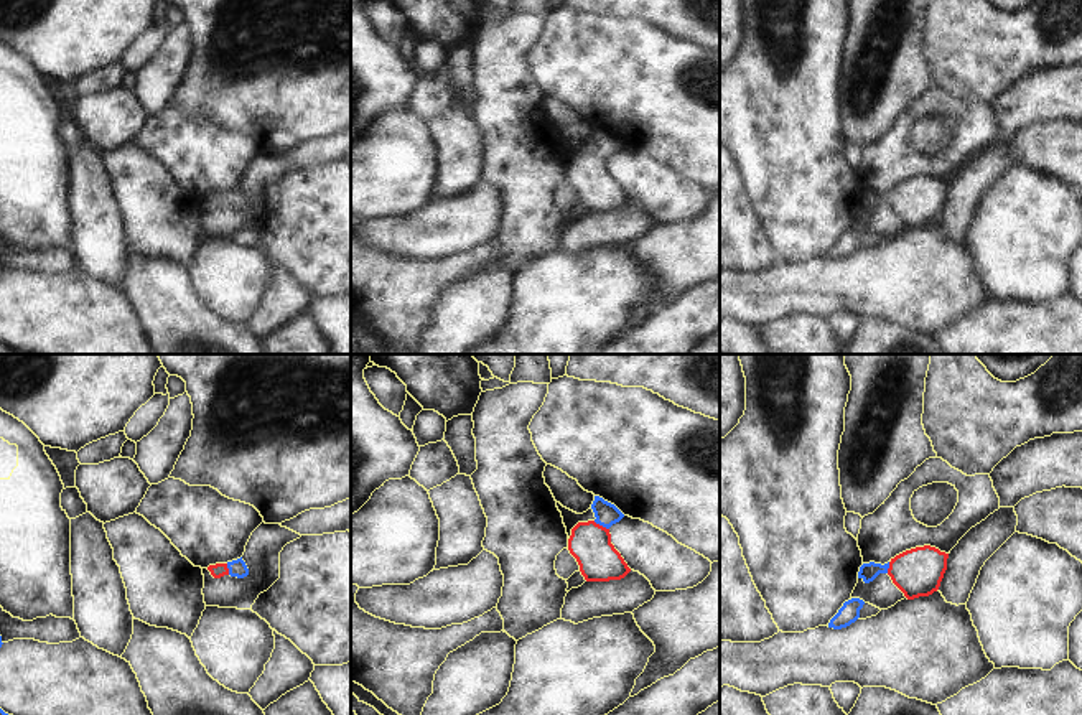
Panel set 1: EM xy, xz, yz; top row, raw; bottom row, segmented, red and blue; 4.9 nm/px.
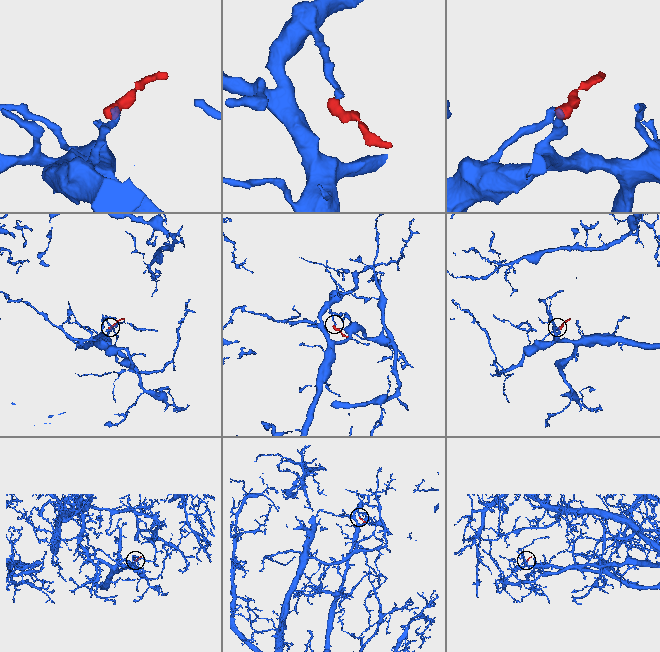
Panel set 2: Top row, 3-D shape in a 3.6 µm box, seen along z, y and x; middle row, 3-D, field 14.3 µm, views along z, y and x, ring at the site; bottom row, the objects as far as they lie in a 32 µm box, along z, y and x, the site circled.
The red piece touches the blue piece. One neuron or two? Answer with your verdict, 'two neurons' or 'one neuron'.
one neuron

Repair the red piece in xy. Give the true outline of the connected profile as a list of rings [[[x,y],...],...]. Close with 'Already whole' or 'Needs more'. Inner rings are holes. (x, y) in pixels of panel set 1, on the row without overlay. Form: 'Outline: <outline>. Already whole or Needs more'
Outline: [[[242,188],[227,194],[209,196],[208,201],[211,203],[214,209],[221,209],[224,206],[244,209],[249,206],[249,199],[245,193],[242,191]]]. Needs more.

